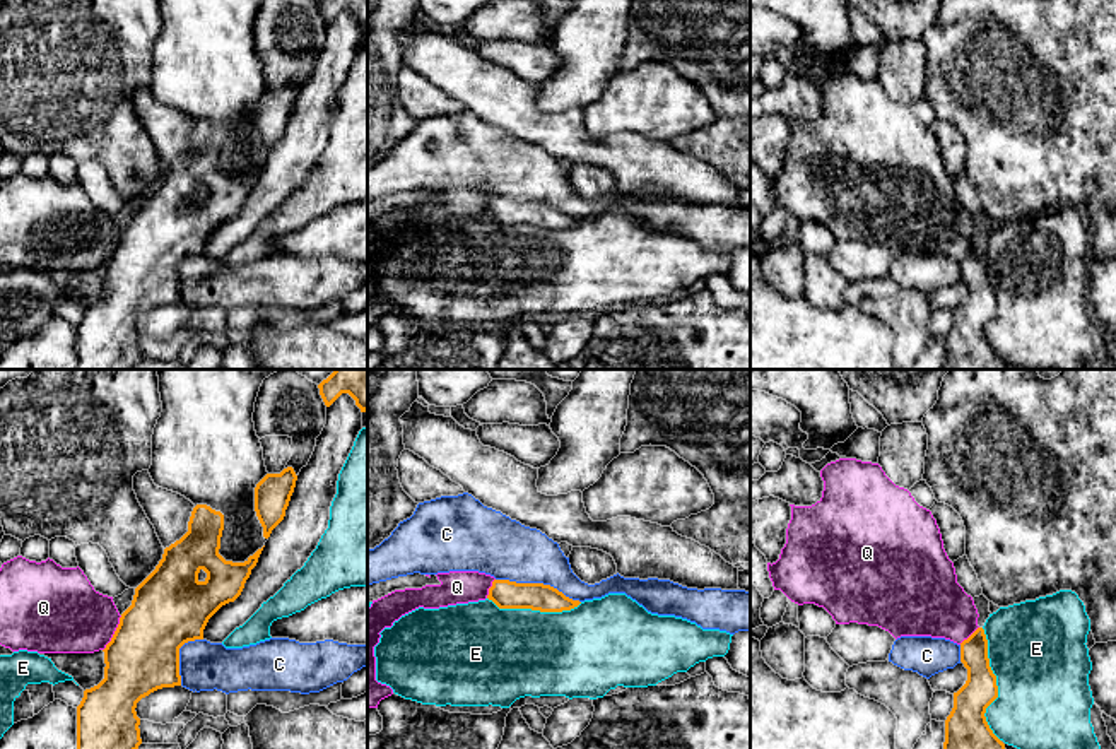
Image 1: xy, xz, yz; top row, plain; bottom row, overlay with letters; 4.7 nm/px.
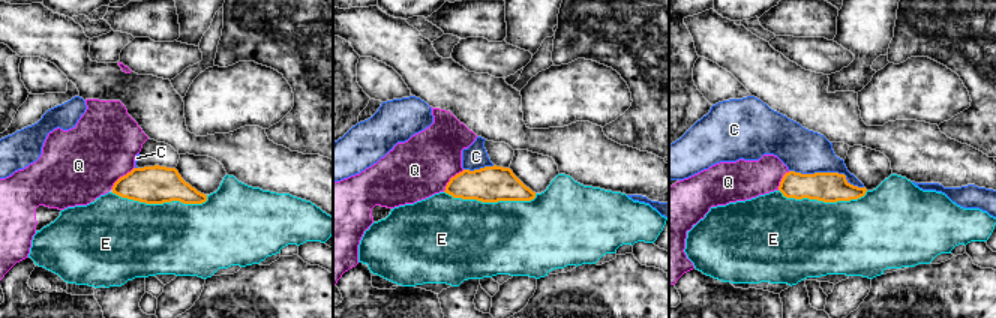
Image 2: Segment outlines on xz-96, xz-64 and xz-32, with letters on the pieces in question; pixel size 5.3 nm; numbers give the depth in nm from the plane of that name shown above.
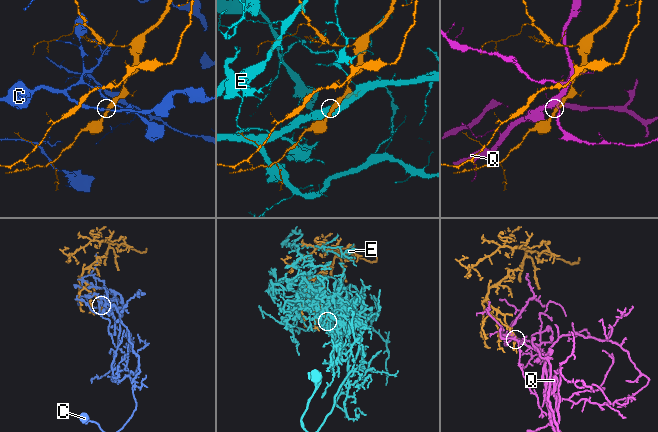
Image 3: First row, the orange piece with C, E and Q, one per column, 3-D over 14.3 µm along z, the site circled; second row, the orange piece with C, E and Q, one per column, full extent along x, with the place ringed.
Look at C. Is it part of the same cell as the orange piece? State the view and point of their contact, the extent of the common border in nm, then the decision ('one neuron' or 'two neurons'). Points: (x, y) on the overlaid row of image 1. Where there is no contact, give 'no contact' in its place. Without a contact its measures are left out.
meets orange in xz at (539, 583); contact 420 nm long; two neurons

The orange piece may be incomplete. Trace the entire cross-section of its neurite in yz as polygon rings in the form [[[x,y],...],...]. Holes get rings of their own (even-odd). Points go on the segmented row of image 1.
[[[983,628],[960,643],[960,662],[967,669],[967,681],[954,693],[954,708],[945,720],[943,749],[1005,749],[984,717],[986,708],[998,698],[998,686]]]

